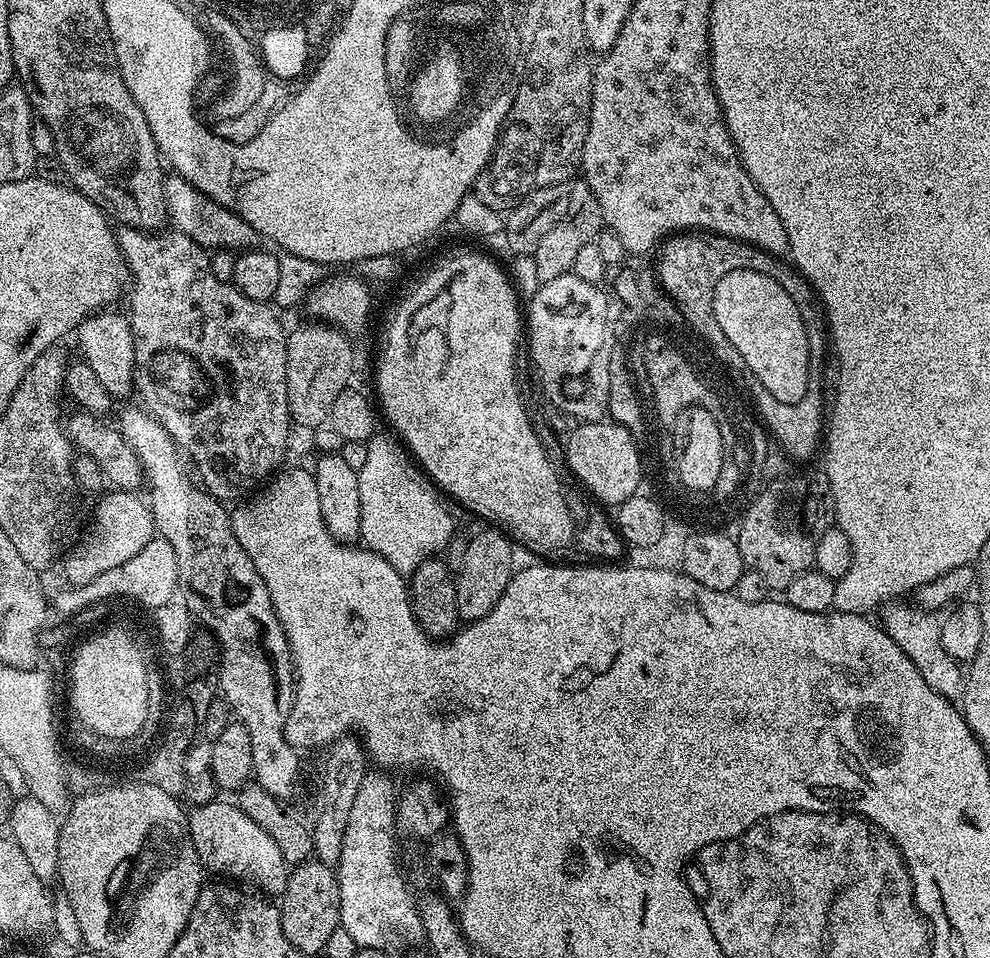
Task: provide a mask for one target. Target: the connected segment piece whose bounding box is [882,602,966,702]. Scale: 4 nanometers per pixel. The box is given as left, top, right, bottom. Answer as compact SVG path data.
M892 602L883 609L884 632L890 634L890 638L894 638L898 646L902 646L902 650L908 655L910 662L918 666L918 674L926 678L926 686L930 686L934 694L942 694L942 698L953 702L959 701L964 692L966 672L961 661L950 658L950 654L946 654L946 646L942 646L941 621L935 620L932 617L935 615L931 611L913 606L911 603L910 605L900 603L904 602Z

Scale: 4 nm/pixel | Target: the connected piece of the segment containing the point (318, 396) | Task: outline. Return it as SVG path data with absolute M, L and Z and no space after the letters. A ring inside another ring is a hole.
M323 322L300 324L287 333L286 386L288 415L293 425L316 430L329 423L338 394L349 387L352 376L352 344L339 328Z

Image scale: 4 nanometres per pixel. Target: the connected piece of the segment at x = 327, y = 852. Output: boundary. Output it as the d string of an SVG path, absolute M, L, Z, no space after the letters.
M352 734L337 737L328 751L330 752L324 764L320 788L320 814L316 820L316 826L313 825L312 838L315 857L324 865L334 868L339 862L344 832L353 801L362 780L368 773L368 755L364 749L363 741Z

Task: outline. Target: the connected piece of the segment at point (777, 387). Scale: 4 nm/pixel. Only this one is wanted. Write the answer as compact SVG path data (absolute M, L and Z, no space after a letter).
M739 268L714 290L714 318L722 326L722 337L730 345L731 351L753 372L755 378L766 386L779 402L796 403L807 390L807 338L802 314L798 314L798 306L794 306L794 298L783 288L773 276L767 276L755 268Z

